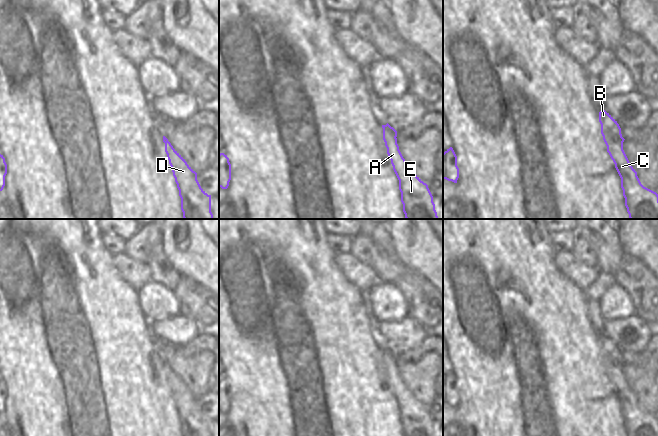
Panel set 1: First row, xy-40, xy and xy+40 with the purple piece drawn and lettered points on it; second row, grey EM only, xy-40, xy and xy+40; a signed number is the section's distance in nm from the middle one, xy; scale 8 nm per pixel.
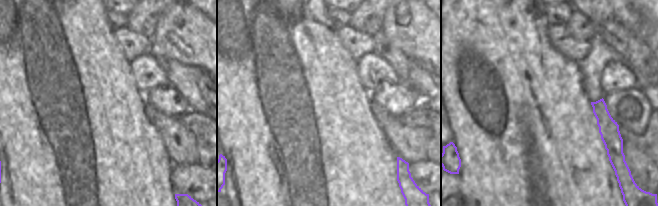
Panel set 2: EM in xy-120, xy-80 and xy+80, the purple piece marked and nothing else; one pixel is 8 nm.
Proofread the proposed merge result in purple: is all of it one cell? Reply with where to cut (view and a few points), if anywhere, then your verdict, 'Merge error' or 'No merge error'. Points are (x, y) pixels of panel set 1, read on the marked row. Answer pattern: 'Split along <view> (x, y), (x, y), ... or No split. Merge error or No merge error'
Split along xy+40 (621, 136), (610, 144), (609, 154). Merge error

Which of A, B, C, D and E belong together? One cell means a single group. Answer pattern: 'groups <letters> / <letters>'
groups A C D E / B

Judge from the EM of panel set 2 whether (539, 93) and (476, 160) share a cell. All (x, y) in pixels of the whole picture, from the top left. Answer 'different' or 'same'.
same

